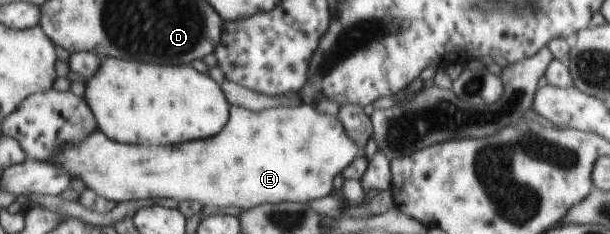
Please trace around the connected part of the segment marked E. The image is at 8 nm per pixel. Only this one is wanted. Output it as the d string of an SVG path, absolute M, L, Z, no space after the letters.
M303 104L297 108L271 108L263 112L249 112L235 106L235 110L231 110L230 114L231 118L227 118L225 130L221 129L223 134L199 142L185 142L183 146L149 148L149 146L119 144L109 140L99 130L87 136L79 144L73 144L66 136L62 152L46 162L62 166L63 170L71 174L73 180L80 179L82 183L87 184L87 189L93 188L98 195L109 198L111 202L167 198L178 203L191 201L200 203L201 206L213 208L238 206L241 210L245 210L262 205L261 202L307 204L311 200L323 198L331 192L333 176L337 176L343 168L350 166L354 158L365 156L364 146L351 142L337 115L321 114L315 110L314 104Z

